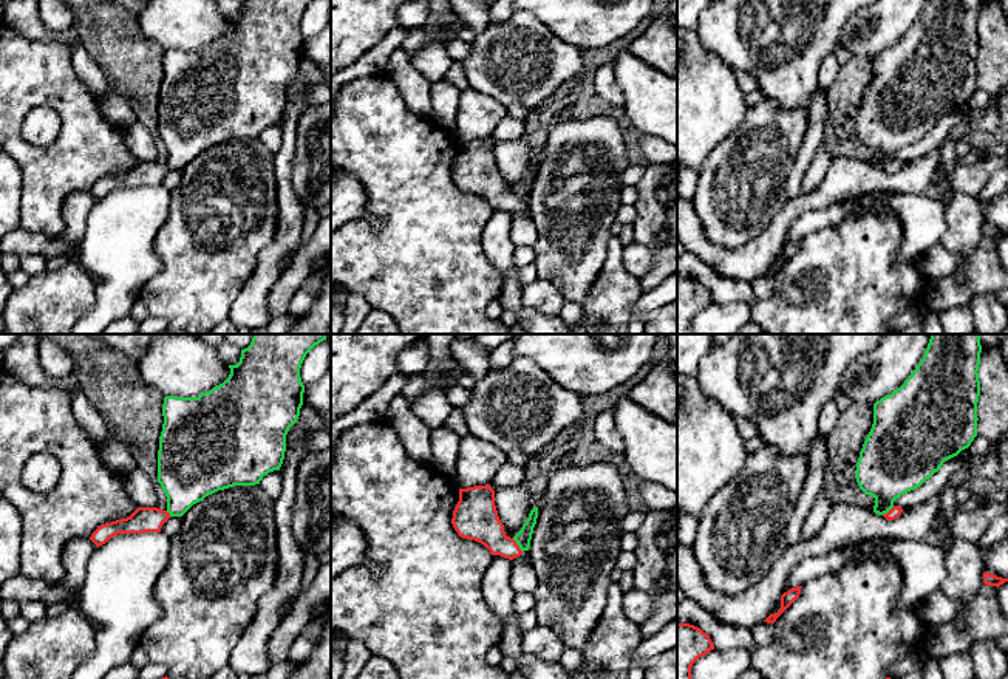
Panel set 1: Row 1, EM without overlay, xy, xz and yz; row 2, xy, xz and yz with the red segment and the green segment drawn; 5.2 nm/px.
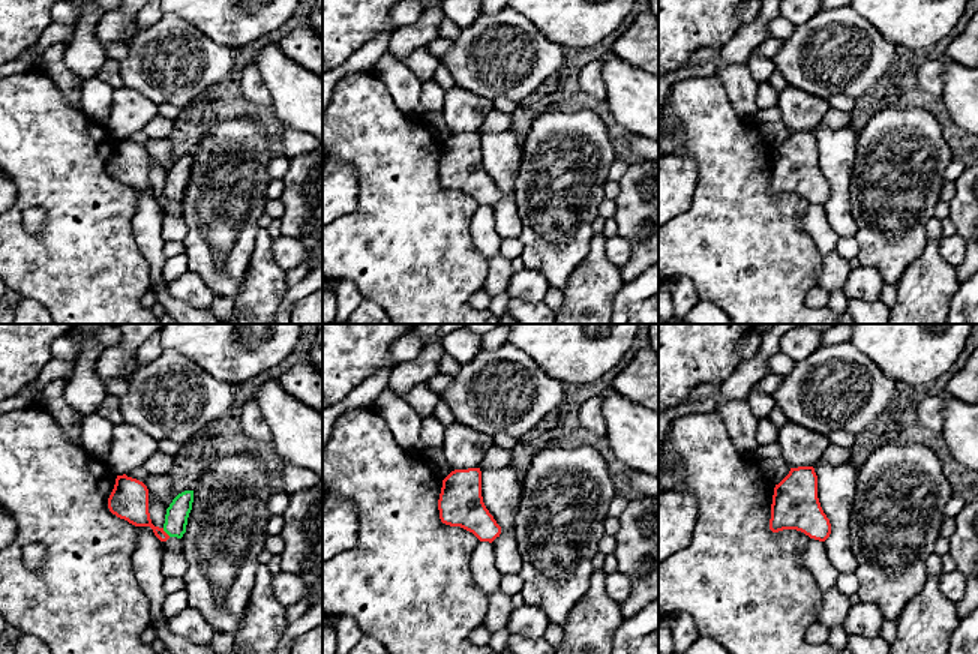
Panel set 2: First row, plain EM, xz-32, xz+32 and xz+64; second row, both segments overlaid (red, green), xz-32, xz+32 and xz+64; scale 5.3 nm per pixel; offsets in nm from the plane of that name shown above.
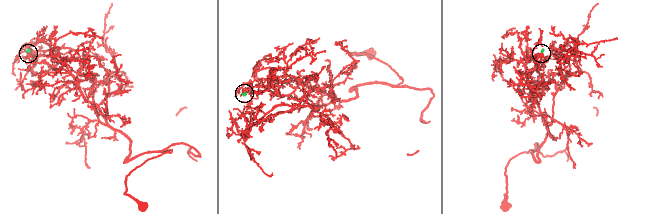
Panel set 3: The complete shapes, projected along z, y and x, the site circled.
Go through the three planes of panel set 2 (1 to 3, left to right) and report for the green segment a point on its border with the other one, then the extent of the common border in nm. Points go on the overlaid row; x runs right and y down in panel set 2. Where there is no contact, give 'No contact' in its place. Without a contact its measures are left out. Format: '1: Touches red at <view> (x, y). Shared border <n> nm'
1: Touches red at xz-32 (165, 533). Shared border 60 nm
2: No contact
3: No contact

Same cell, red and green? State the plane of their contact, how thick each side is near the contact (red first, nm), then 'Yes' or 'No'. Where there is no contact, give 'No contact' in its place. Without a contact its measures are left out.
Touches red in xz. Thickness 220 nm (red) against 80 nm. No

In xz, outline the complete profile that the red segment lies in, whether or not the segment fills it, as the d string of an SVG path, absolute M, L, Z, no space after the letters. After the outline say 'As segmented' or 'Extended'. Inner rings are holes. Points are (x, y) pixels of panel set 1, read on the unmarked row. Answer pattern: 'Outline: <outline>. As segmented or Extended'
Outline: M490 138L459 142L451 178L459 190L484 198L492 209L513 213L523 207L516 195L504 186Z. As segmented

